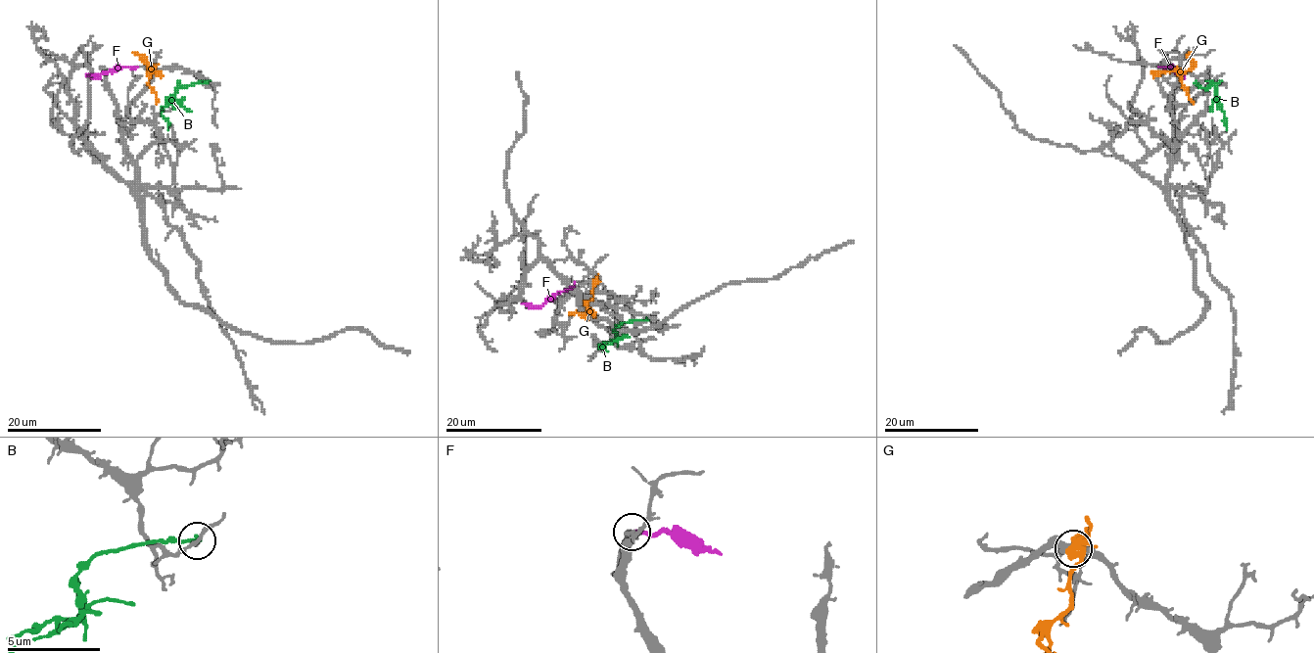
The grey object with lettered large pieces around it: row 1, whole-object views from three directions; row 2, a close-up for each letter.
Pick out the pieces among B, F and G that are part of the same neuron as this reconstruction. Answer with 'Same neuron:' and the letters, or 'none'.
Same neuron: none

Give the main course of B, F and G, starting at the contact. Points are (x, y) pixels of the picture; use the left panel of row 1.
B: (209, 81), (178, 86), (162, 113), (168, 123), (167, 129)
F: (138, 67), (116, 67), (98, 75), (85, 74)
G: (157, 72), (151, 74), (133, 52)

